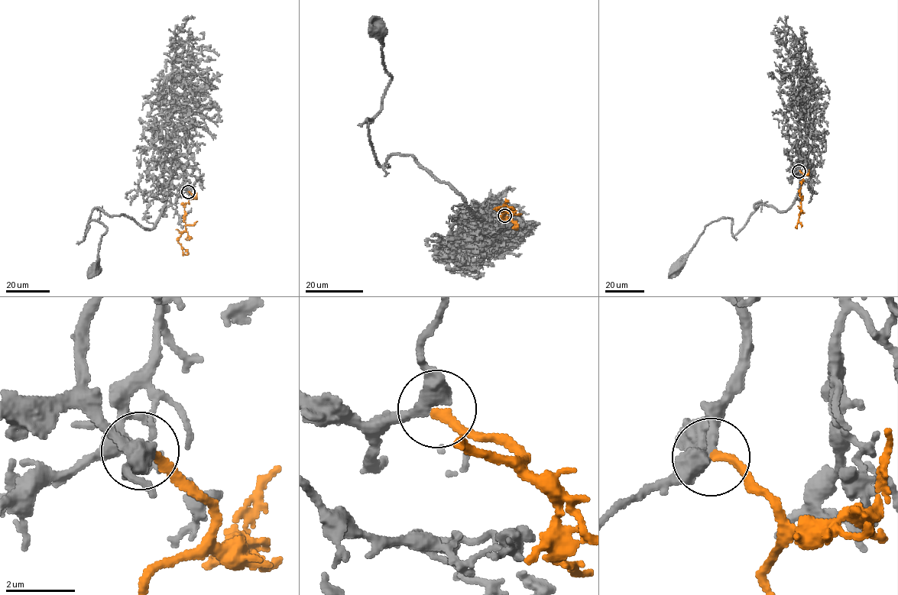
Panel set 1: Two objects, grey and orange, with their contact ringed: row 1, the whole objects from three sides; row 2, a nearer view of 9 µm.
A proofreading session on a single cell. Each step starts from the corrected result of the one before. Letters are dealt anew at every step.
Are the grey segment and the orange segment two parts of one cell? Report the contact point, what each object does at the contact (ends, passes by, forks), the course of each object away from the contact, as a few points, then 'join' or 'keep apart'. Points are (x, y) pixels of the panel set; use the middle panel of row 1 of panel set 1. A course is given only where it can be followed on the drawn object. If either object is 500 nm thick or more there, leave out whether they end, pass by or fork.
place (504, 215); grey passes by; orange ends; course grey (504, 215), (477, 218), (411, 155), (391, 154), (379, 164), (367, 120), (381, 108), (391, 79), (377, 30); course orange (504, 216), (512, 219), (503, 218), (504, 212), (507, 211), (498, 208), (505, 205), (510, 207); join

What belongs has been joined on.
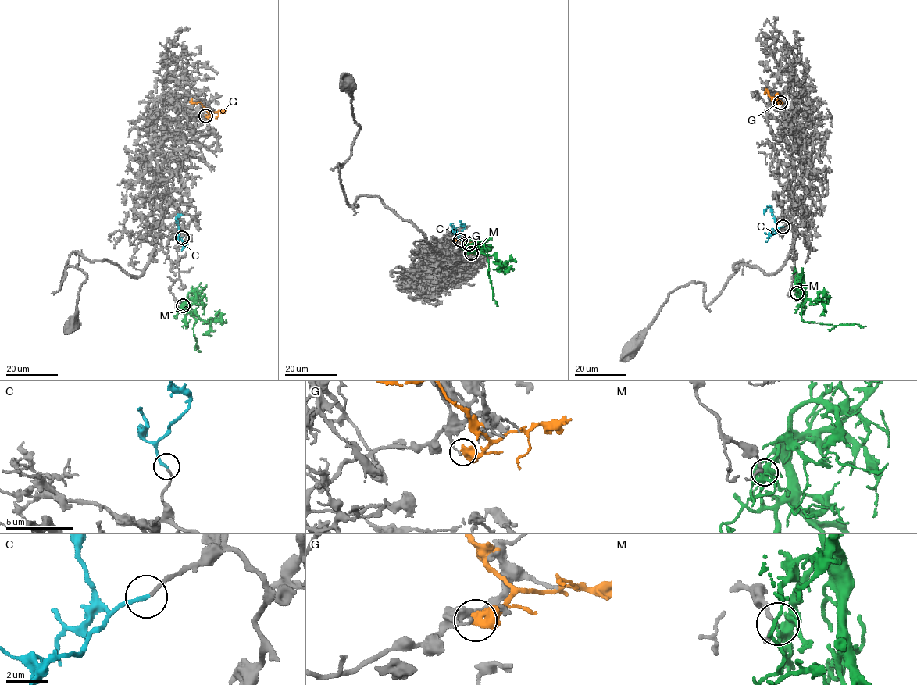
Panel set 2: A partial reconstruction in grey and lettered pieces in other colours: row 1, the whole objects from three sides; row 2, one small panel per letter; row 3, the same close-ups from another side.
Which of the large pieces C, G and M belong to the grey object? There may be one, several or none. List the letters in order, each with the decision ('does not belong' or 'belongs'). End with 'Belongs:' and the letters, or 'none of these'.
C: belongs
G: does not belong
M: does not belong
Belongs: C

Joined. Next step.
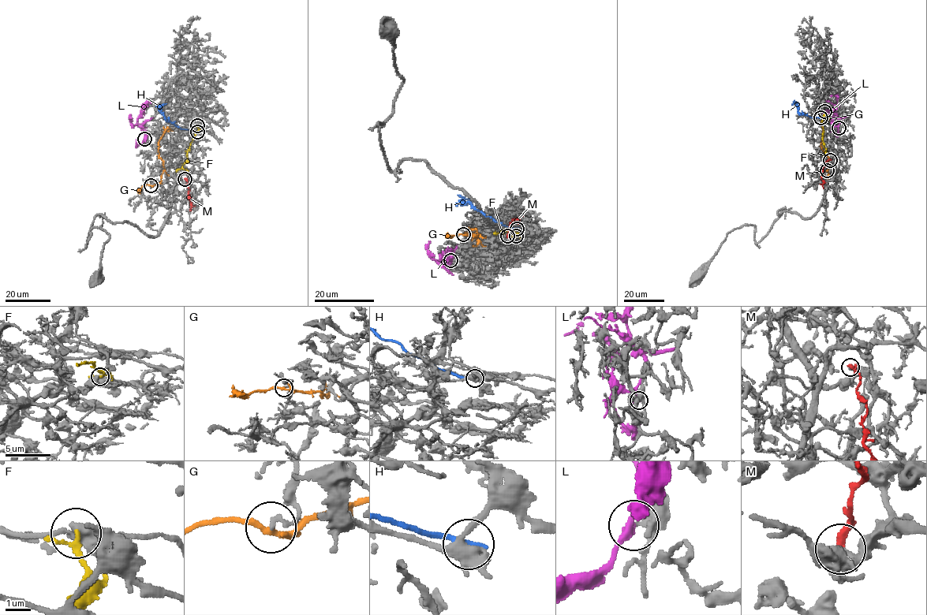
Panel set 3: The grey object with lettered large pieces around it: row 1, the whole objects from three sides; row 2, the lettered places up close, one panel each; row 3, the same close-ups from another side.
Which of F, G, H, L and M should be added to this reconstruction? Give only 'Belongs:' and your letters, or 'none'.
Belongs: none

